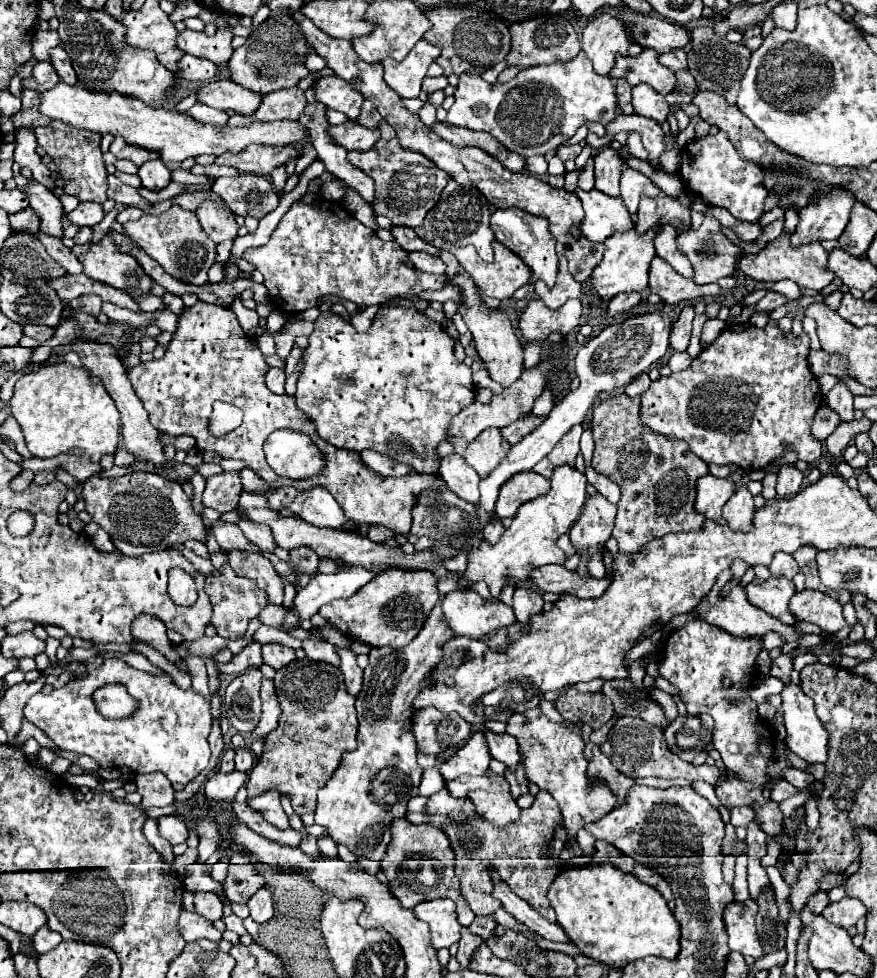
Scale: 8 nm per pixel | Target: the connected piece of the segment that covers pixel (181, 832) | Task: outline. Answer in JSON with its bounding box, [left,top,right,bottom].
[159,815,189,845]

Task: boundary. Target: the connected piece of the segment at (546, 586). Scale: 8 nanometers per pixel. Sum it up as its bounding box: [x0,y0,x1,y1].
[529,565,609,599]

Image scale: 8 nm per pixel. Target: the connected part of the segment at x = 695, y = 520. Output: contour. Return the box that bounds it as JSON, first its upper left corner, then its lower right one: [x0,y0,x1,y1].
[591,393,709,555]

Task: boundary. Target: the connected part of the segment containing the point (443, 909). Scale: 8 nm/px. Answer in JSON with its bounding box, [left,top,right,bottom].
[413,899,459,949]

